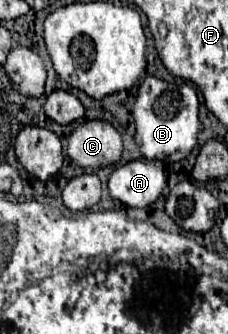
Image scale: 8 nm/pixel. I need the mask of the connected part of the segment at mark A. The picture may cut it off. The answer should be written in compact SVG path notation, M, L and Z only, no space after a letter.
M129 161L115 167L109 177L109 193L113 199L129 207L147 207L163 191L163 169L149 161Z

